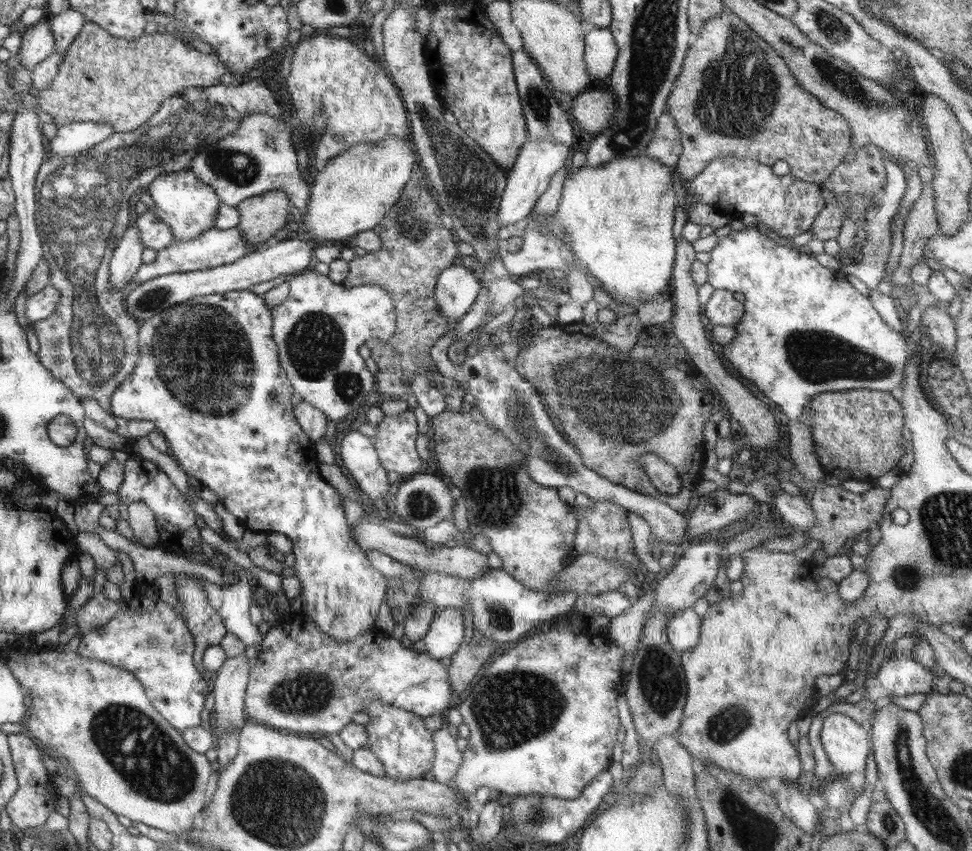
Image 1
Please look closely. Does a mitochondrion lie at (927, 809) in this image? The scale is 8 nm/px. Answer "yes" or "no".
yes

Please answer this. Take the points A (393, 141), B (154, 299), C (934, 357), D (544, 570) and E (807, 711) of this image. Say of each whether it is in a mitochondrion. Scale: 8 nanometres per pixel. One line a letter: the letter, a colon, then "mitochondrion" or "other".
A: other
B: mitochondrion
C: other
D: other
E: other

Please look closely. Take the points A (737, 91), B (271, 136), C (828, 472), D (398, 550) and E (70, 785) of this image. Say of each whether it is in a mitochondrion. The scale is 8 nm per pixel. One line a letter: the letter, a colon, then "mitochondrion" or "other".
A: mitochondrion
B: mitochondrion
C: other
D: other
E: other

